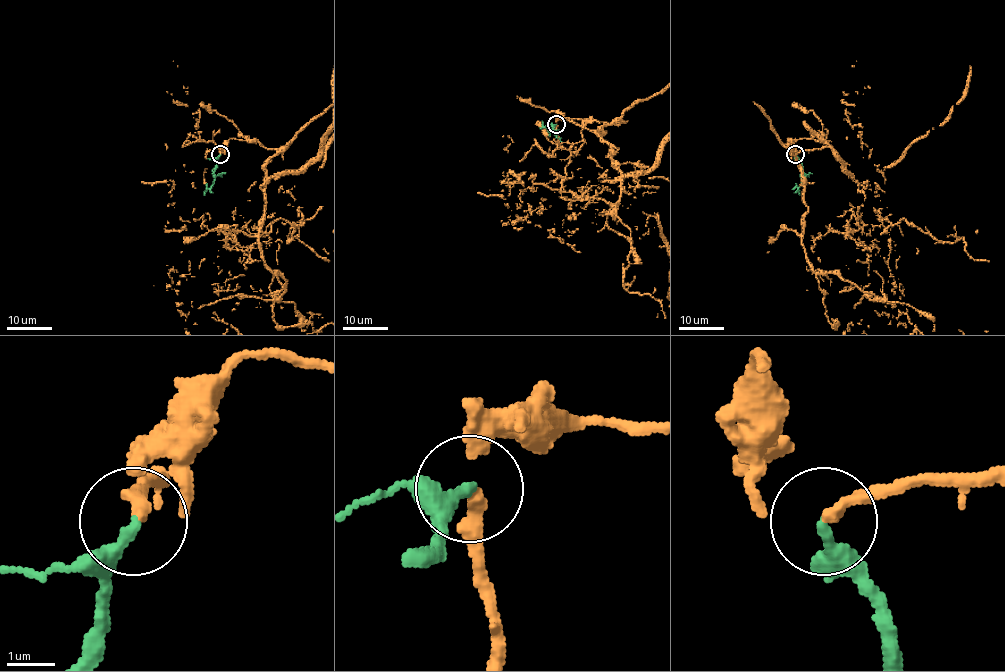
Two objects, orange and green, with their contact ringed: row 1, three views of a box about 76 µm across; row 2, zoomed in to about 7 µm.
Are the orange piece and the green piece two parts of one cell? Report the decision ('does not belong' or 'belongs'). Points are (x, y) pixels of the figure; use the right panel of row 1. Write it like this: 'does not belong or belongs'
belongs

